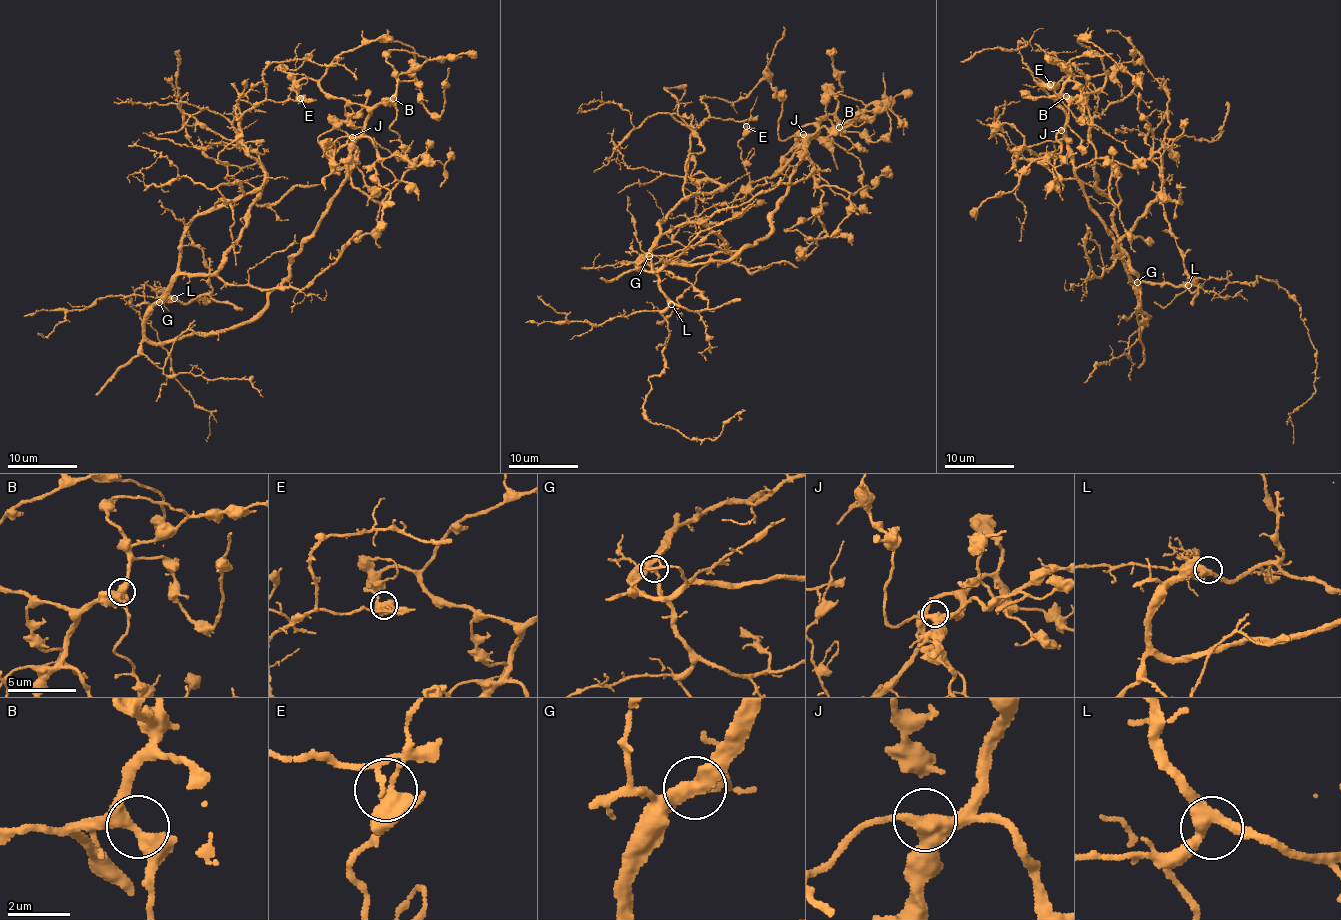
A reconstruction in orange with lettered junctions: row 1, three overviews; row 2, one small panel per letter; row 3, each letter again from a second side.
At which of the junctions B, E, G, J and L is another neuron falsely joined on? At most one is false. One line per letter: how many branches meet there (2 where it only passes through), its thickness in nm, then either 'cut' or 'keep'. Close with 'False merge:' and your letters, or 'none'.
B: 3 branches meet; 360 nm thick; keep
E: 3 branches meet; 400 nm thick; keep
G: 3 branches meet; 320 nm thick; keep
J: 3 branches meet; 400 nm thick; keep
L: 3 branches meet; 360 nm thick; keep
False merge: none

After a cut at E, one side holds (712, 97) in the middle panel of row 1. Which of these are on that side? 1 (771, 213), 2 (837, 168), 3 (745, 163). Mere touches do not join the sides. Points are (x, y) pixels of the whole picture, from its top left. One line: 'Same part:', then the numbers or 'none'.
Same part: 1

